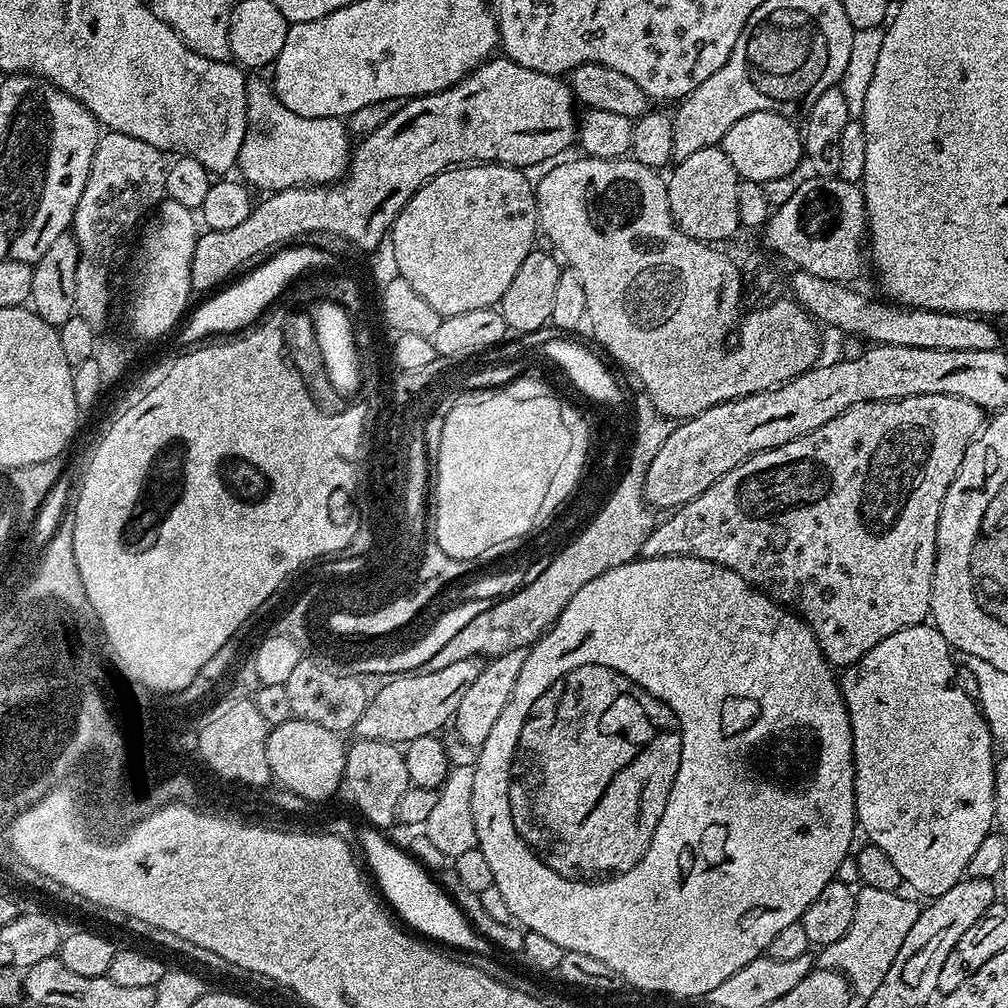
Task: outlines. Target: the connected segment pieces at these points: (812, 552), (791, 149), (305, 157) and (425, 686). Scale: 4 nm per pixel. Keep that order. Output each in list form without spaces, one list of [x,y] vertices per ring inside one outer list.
[[[914,394],[906,398],[898,398],[897,400],[871,400],[870,402],[858,402],[854,406],[850,406],[850,410],[846,410],[842,414],[838,414],[838,418],[830,418],[830,422],[826,422],[822,426],[818,426],[818,430],[810,430],[810,434],[802,434],[798,438],[794,438],[790,442],[786,442],[777,448],[771,448],[765,452],[754,454],[750,459],[744,460],[738,466],[734,466],[734,470],[730,470],[730,474],[722,474],[722,478],[718,478],[718,482],[714,482],[714,486],[710,486],[702,494],[698,494],[698,498],[691,500],[689,504],[681,504],[679,508],[671,513],[672,516],[668,521],[657,523],[652,533],[646,538],[646,542],[640,550],[640,556],[650,558],[662,558],[663,556],[689,556],[690,558],[702,558],[706,562],[714,562],[721,564],[723,568],[734,570],[742,578],[746,578],[746,582],[750,582],[755,588],[759,588],[771,600],[777,601],[784,605],[785,608],[796,613],[808,629],[814,634],[814,638],[818,642],[818,646],[822,650],[824,657],[828,659],[833,669],[843,670],[852,664],[857,664],[860,659],[870,650],[874,650],[874,646],[878,646],[878,642],[883,642],[885,638],[890,638],[890,634],[898,634],[898,630],[906,630],[915,624],[923,624],[929,619],[932,611],[932,582],[934,580],[934,562],[936,561],[936,535],[938,534],[938,514],[942,510],[942,502],[946,498],[946,490],[950,486],[950,482],[954,482],[954,478],[958,474],[958,470],[962,466],[962,458],[966,454],[966,450],[970,446],[970,442],[975,440],[980,429],[986,423],[985,409],[979,408],[974,402],[966,402],[966,398],[958,398],[950,394]]]
[[[755,112],[738,118],[738,122],[726,130],[722,141],[726,158],[730,158],[736,175],[741,180],[753,180],[762,185],[770,182],[770,178],[793,175],[805,157],[801,129],[792,124],[795,123],[789,117],[777,112]]]
[[[267,79],[248,80],[247,104],[252,129],[242,142],[239,171],[268,172],[275,160],[288,160],[289,181],[296,186],[335,182],[345,175],[350,159],[350,132],[341,117],[302,118],[286,110]]]
[[[462,658],[462,662],[454,662],[451,666],[385,679],[385,684],[371,693],[366,710],[362,710],[362,718],[356,723],[355,735],[361,740],[381,740],[401,746],[414,738],[437,735],[441,731],[439,728],[453,719],[463,692],[484,665],[485,661],[480,658]]]

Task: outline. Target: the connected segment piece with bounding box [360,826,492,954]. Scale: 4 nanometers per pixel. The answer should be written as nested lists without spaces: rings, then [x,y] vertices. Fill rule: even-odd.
[[[371,826],[365,829],[360,834],[360,846],[368,862],[367,869],[388,906],[409,929],[427,939],[444,942],[454,950],[491,953],[492,945],[489,941],[468,923],[464,912],[420,862],[405,849],[400,850],[392,844],[379,829]]]

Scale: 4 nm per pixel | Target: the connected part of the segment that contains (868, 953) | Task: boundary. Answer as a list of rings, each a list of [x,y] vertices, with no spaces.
[[[861,887],[856,892],[854,919],[850,921],[850,930],[838,938],[838,942],[830,942],[819,949],[819,967],[832,968],[848,979],[849,989],[860,998],[866,998],[878,990],[882,978],[890,971],[894,958],[898,958],[898,950],[902,950],[902,942],[906,942],[906,934],[910,934],[910,926],[918,918],[921,905],[907,900],[900,892],[887,892]]]

